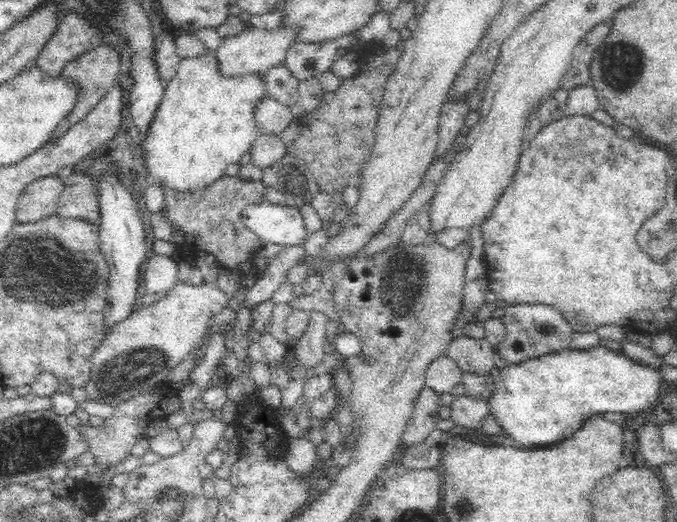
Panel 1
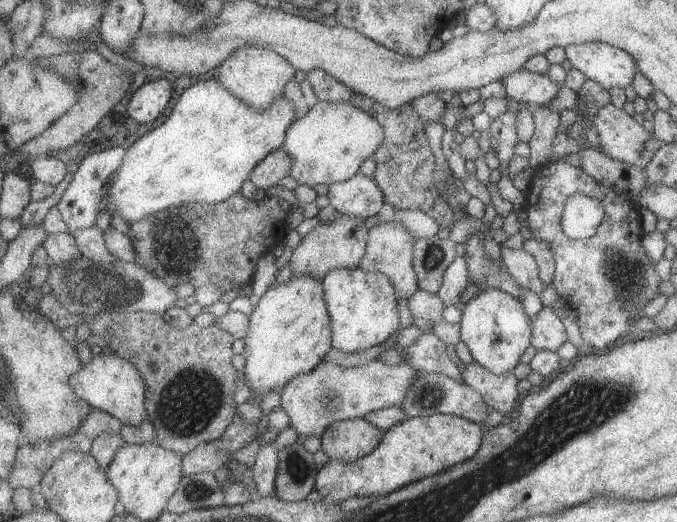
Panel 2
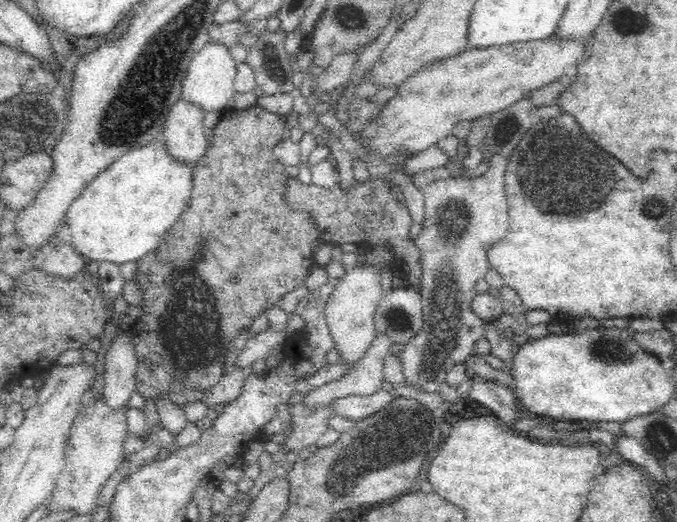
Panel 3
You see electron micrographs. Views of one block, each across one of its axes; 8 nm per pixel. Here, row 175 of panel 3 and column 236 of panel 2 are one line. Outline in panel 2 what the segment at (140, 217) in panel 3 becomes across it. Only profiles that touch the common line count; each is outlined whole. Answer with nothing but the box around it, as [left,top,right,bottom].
[105,78,295,222]

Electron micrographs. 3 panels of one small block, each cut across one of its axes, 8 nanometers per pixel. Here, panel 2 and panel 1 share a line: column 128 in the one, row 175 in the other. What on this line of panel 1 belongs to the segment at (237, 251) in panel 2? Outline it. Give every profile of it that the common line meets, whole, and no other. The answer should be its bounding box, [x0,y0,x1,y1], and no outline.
[162,175,264,270]

